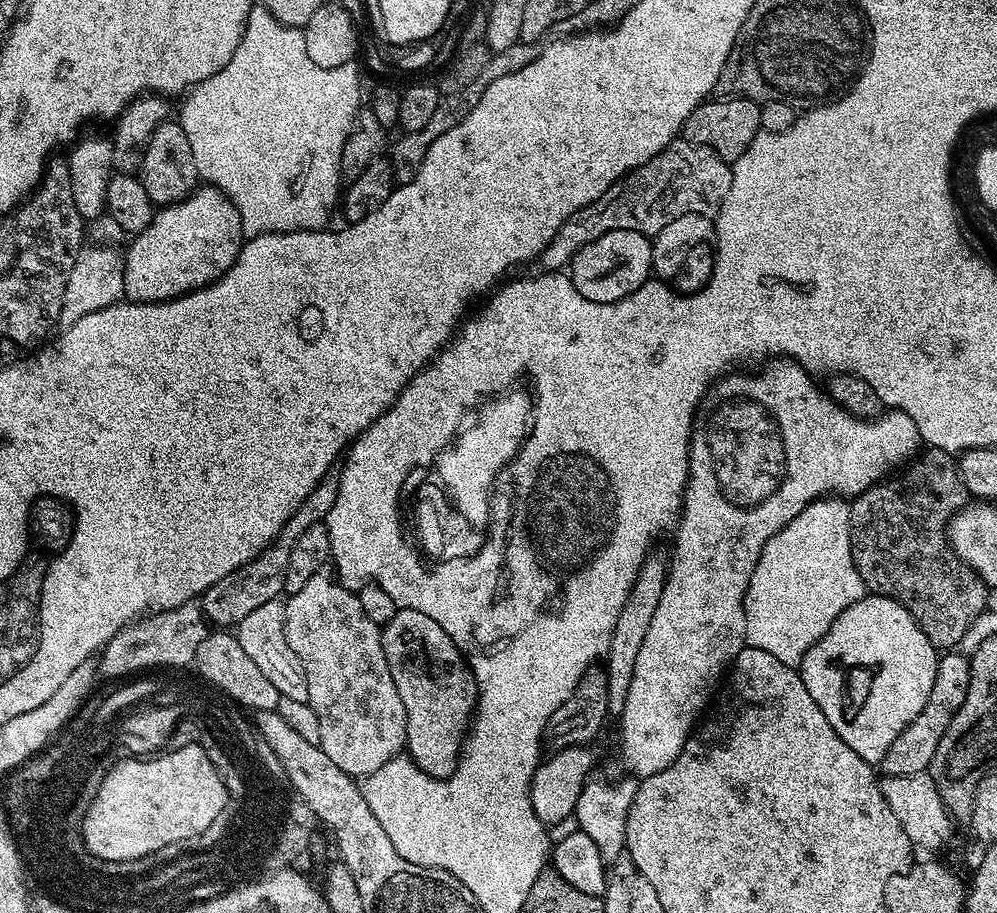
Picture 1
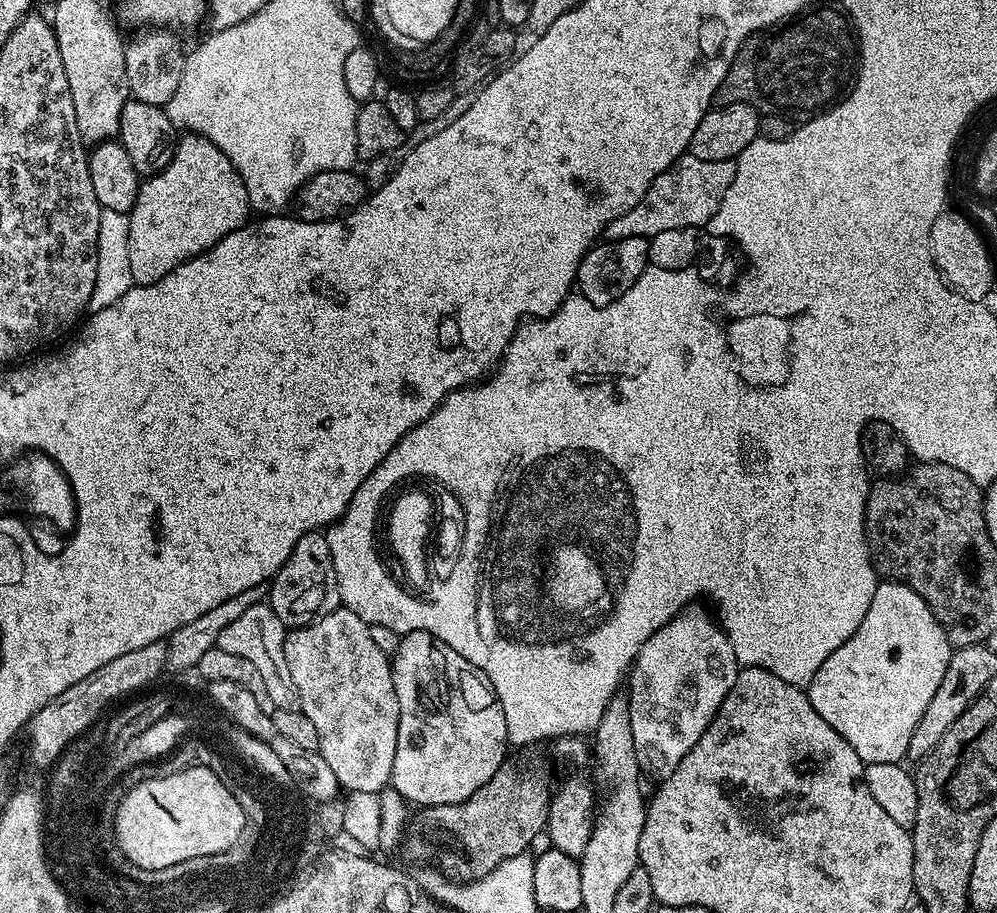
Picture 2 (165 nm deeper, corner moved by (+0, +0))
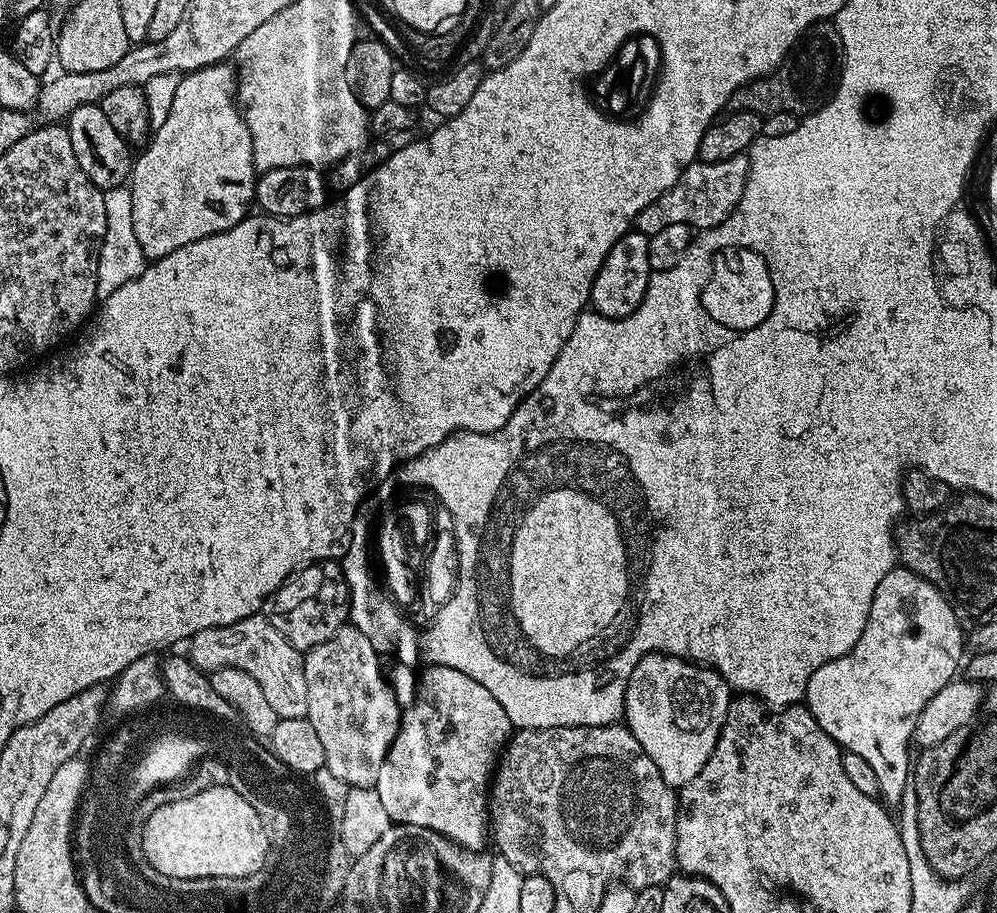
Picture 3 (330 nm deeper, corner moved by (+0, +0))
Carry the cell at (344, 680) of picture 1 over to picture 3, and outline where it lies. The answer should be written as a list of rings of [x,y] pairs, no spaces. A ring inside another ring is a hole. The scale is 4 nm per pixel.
[[[351,626],[339,628],[334,638],[326,638],[326,642],[303,653],[308,699],[306,718],[310,726],[314,726],[322,742],[322,750],[326,750],[324,766],[353,788],[371,788],[375,785],[378,770],[382,770],[382,762],[400,729],[402,707],[395,701],[391,686],[384,676],[380,656],[381,653],[372,645],[370,638],[366,638],[362,630]]]

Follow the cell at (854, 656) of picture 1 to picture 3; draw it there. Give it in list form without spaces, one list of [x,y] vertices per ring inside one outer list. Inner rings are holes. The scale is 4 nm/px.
[[[903,566],[891,568],[886,574],[886,578],[882,578],[882,582],[878,582],[878,590],[874,590],[872,601],[870,602],[870,618],[866,618],[866,630],[862,630],[862,638],[858,638],[858,642],[854,642],[854,646],[849,648],[846,654],[842,654],[842,658],[832,658],[830,662],[817,664],[814,674],[810,674],[810,682],[806,686],[806,694],[803,697],[806,701],[808,712],[814,714],[818,726],[822,726],[822,730],[826,730],[826,734],[830,734],[830,738],[834,738],[834,742],[839,744],[844,752],[858,754],[874,769],[874,774],[878,777],[878,786],[880,787],[879,799],[885,805],[900,805],[902,794],[906,791],[906,782],[910,778],[908,743],[910,745],[913,743],[918,714],[924,709],[926,702],[930,702],[930,698],[934,698],[934,694],[938,694],[938,690],[942,690],[942,686],[946,686],[950,681],[957,679],[959,672],[956,671],[959,668],[961,671],[962,661],[966,656],[966,632],[965,629],[960,629],[960,624],[962,624],[961,617],[954,614],[950,602],[946,602],[944,595],[933,584],[926,582],[926,578],[914,574],[910,569]]]

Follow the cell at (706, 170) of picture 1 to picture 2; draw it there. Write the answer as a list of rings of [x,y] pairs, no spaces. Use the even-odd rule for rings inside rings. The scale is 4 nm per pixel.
[[[691,154],[680,156],[654,182],[650,190],[626,214],[614,218],[602,233],[604,240],[621,240],[643,236],[651,238],[662,234],[662,230],[679,228],[703,229],[714,218],[722,198],[736,173],[735,160],[703,160]]]

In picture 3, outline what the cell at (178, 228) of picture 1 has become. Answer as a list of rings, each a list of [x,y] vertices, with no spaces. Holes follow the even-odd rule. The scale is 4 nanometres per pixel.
[[[228,62],[211,64],[181,75],[178,90],[174,90],[174,98],[170,102],[170,114],[166,114],[166,122],[154,129],[146,146],[139,149],[140,157],[138,154],[133,159],[130,189],[134,231],[138,245],[149,261],[174,254],[174,250],[190,246],[190,242],[198,242],[198,238],[210,238],[238,226],[238,222],[249,215],[251,208],[248,207],[253,207],[258,173],[250,130],[234,95],[237,83],[237,73]]]

